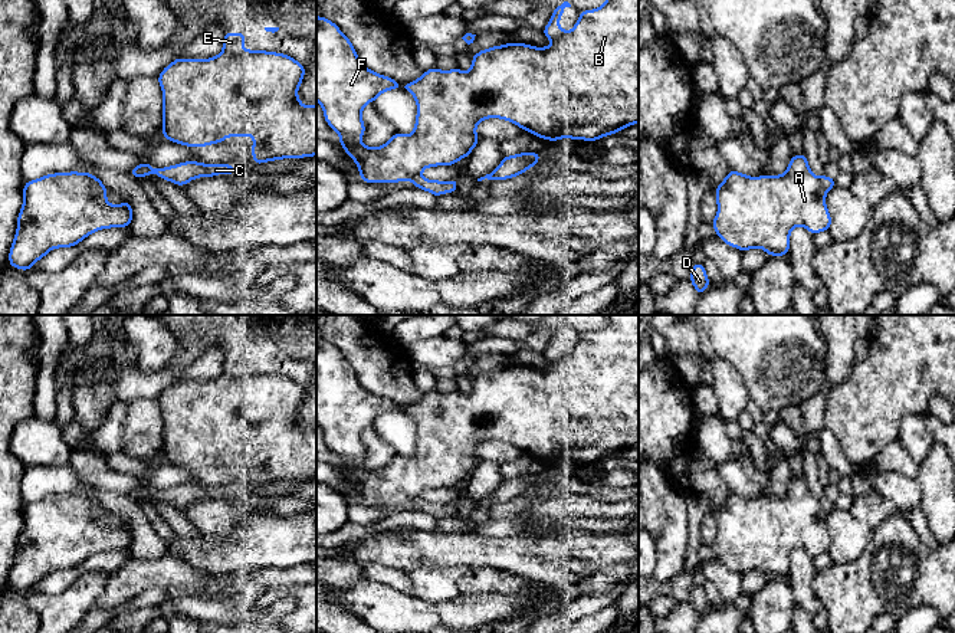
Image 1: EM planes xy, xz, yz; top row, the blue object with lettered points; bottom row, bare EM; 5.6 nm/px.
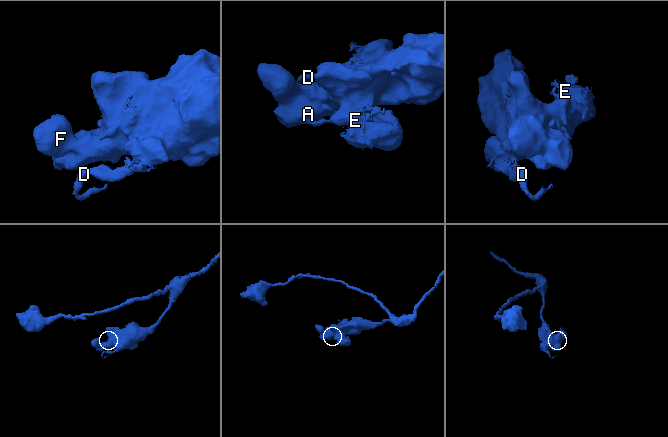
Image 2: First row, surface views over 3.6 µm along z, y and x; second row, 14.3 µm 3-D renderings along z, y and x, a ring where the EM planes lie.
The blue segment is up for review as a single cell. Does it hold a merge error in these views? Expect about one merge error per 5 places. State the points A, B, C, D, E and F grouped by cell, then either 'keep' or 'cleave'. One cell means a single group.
A B C D E F | keep

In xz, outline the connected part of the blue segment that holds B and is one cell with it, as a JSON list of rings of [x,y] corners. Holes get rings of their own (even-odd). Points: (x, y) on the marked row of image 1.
[[[606,0],[593,10],[582,10],[571,32],[565,32],[558,20],[568,1],[554,7],[548,24],[542,30],[554,43],[547,47],[535,47],[526,43],[505,43],[472,56],[472,68],[467,72],[459,68],[439,70],[436,66],[407,83],[398,85],[393,78],[373,72],[360,60],[351,40],[339,27],[321,16],[316,16],[316,101],[324,109],[326,124],[339,134],[341,145],[348,157],[357,163],[360,178],[364,183],[398,183],[410,180],[419,190],[426,190],[434,197],[457,190],[459,178],[450,181],[427,180],[420,173],[427,167],[454,165],[460,158],[467,158],[480,138],[476,125],[488,118],[506,119],[524,131],[552,142],[559,138],[597,141],[617,134],[629,125],[639,124],[639,0]],[[391,89],[408,91],[417,104],[416,125],[410,135],[396,132],[381,147],[365,147],[360,141],[365,134],[361,112],[365,105]]]

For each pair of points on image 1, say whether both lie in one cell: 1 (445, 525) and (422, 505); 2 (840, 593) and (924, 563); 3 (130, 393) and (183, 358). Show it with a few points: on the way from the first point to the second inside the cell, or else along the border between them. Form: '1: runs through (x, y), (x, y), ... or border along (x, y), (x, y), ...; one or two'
1: border along (455, 512), (440, 515), (436, 520), (439, 531); two
2: runs through (862, 590), (885, 576), (905, 573); one
3: border along (167, 367), (177, 370); two

